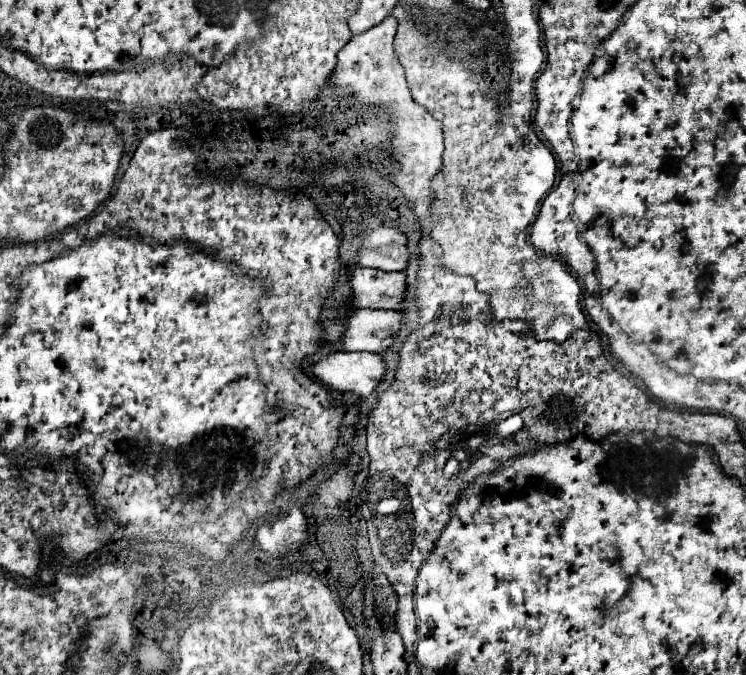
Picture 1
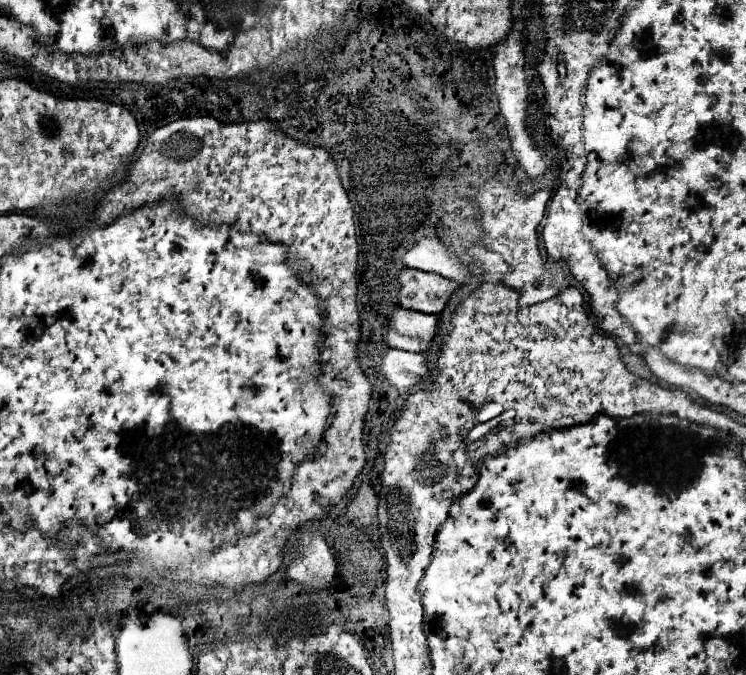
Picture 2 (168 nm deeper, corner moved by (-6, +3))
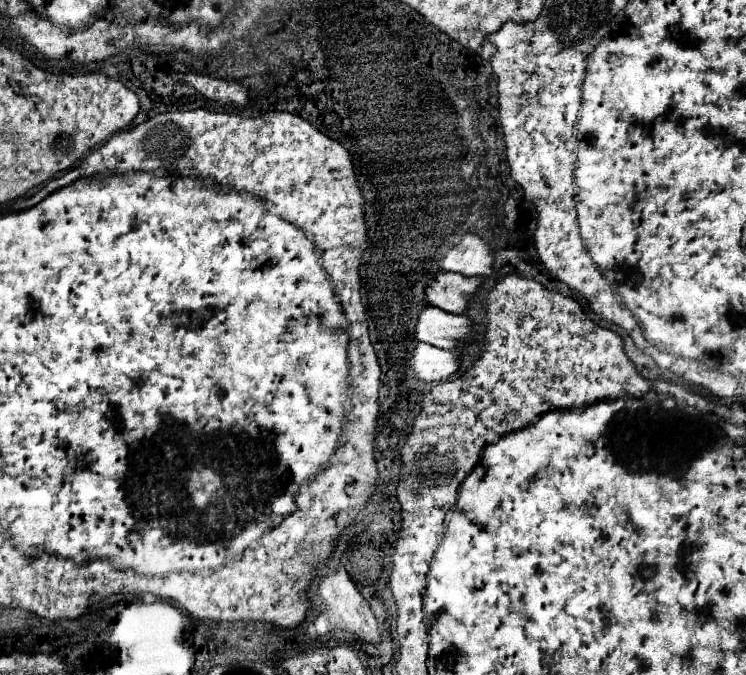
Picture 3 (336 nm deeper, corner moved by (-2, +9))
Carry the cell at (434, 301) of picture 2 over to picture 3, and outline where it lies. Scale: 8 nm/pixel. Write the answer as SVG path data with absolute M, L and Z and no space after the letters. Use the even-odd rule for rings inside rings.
M438 273L426 289L426 303L448 313L464 313L466 303L480 281L480 277L466 277L460 273Z

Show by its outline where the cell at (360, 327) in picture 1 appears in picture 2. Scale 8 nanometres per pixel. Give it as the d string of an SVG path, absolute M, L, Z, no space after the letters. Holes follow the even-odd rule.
M398 309L388 321L386 343L404 351L428 351L438 333L438 323L436 315Z

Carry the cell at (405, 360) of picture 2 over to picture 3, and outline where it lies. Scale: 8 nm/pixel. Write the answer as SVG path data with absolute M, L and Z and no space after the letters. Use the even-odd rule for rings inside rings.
M418 343L412 355L410 369L414 371L416 379L434 383L450 377L458 369L458 353L436 349L426 343Z

